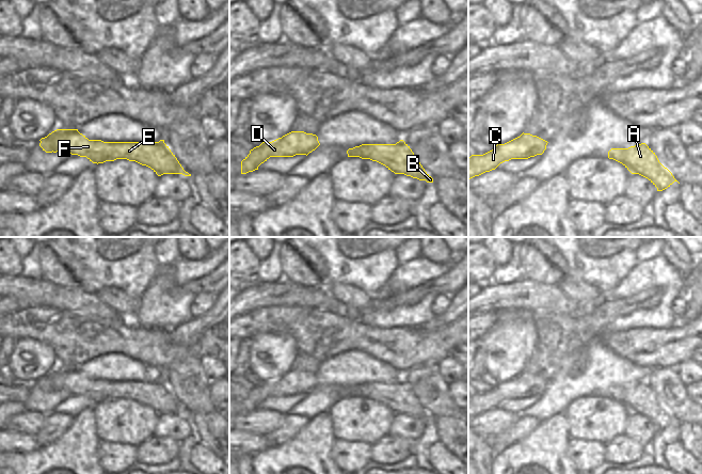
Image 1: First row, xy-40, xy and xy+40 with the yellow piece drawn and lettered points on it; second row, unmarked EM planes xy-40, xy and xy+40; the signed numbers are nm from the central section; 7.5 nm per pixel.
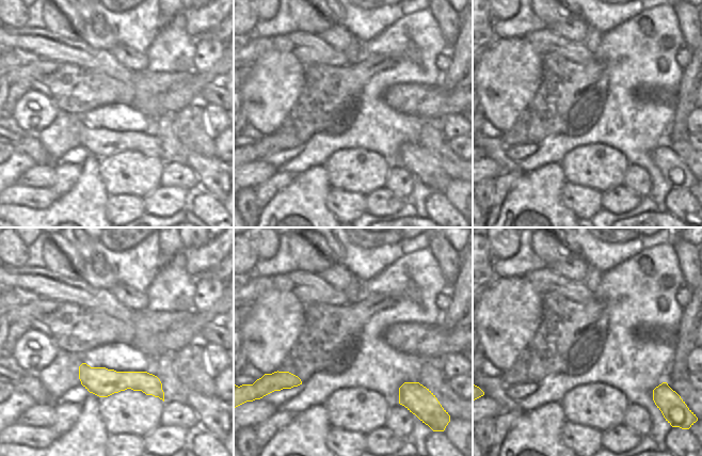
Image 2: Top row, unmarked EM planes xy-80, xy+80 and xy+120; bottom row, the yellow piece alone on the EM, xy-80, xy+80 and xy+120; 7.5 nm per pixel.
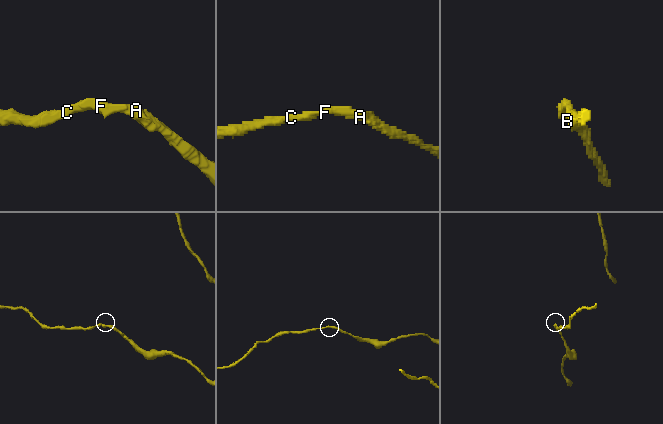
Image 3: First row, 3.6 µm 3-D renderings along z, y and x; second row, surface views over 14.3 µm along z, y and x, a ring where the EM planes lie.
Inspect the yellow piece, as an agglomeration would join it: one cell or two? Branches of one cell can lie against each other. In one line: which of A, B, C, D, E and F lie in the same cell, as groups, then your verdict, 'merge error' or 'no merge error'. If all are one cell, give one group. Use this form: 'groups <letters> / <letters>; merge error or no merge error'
groups A B C D E F; no merge error

